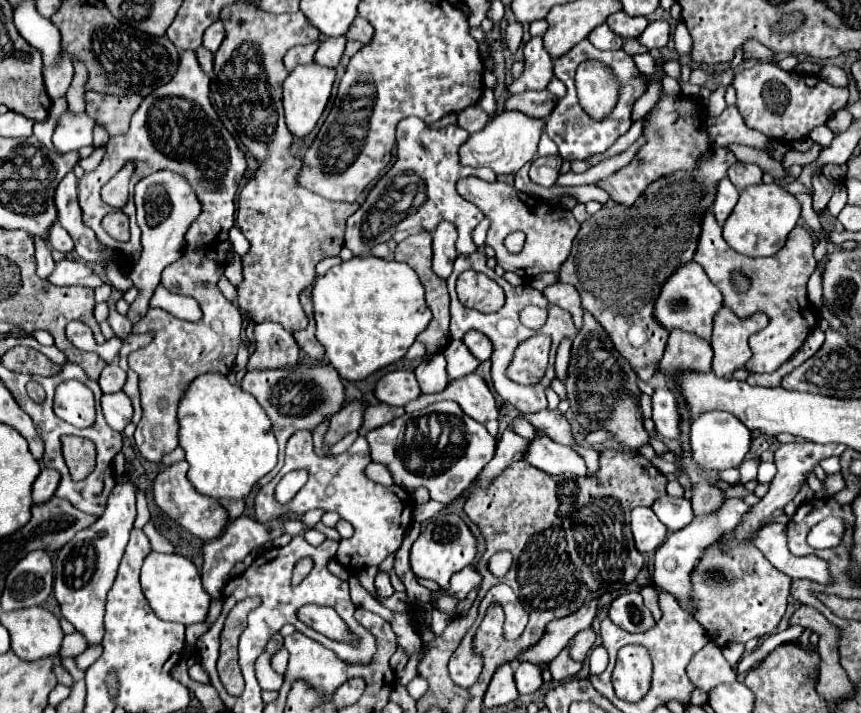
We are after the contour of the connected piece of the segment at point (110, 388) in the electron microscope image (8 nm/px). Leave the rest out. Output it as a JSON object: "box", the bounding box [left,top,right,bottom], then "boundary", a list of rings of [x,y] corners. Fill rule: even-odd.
{"box":[99,363,127,393],"boundary":[[[107,363],[105,369],[101,371],[99,385],[103,393],[115,393],[125,385],[125,379],[127,379],[127,373],[117,363]]]}

